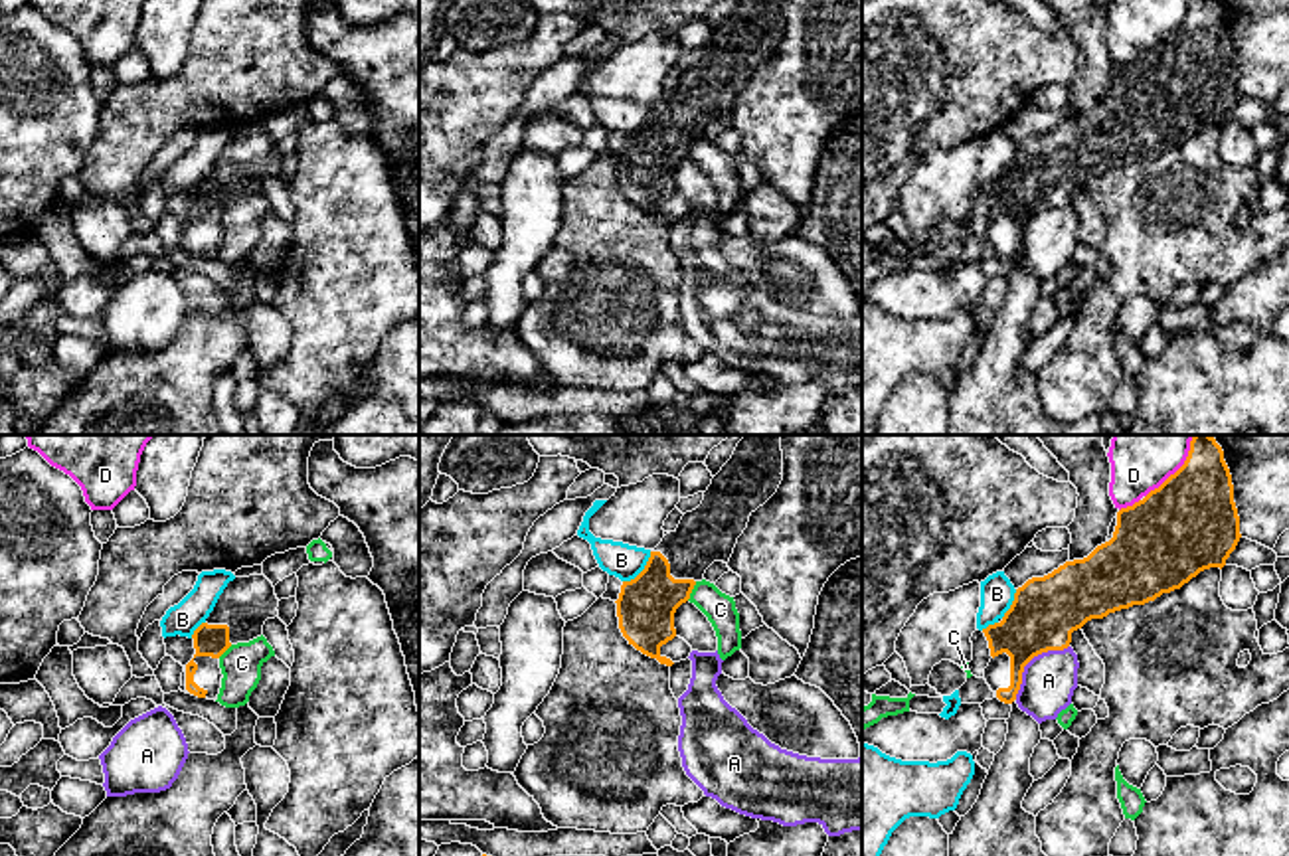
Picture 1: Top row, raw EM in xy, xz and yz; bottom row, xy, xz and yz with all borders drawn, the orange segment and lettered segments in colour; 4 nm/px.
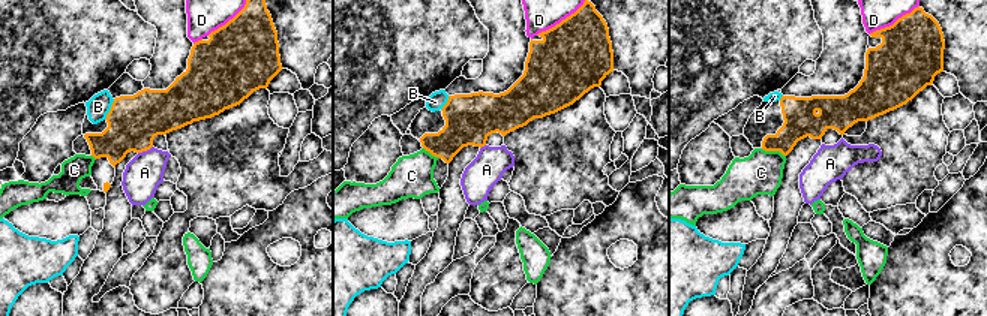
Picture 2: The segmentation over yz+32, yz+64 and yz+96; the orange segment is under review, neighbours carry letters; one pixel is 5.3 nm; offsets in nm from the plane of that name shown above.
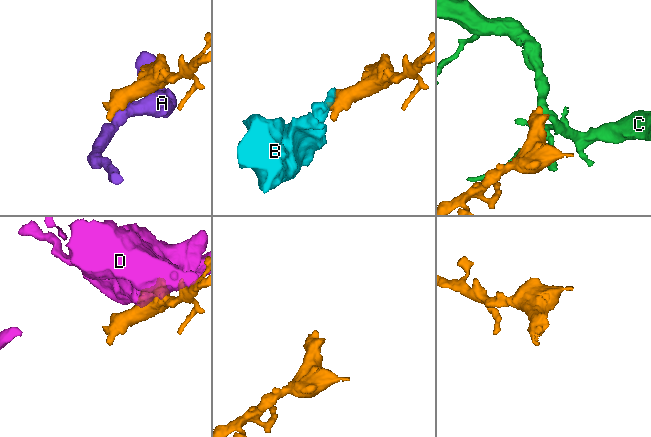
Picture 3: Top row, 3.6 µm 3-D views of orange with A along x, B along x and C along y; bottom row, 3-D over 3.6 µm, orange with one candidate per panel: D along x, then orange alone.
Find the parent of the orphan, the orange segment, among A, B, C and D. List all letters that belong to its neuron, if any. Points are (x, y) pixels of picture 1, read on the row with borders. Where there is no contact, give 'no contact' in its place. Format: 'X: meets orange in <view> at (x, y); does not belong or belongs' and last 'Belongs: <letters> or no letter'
A: meets orange in yz at (1031, 659); does not belong
B: meets orange in xz at (643, 570); does not belong
C: meets orange in xz at (690, 592); does not belong
D: meets orange in yz at (1179, 469); does not belong
Belongs: no letter

